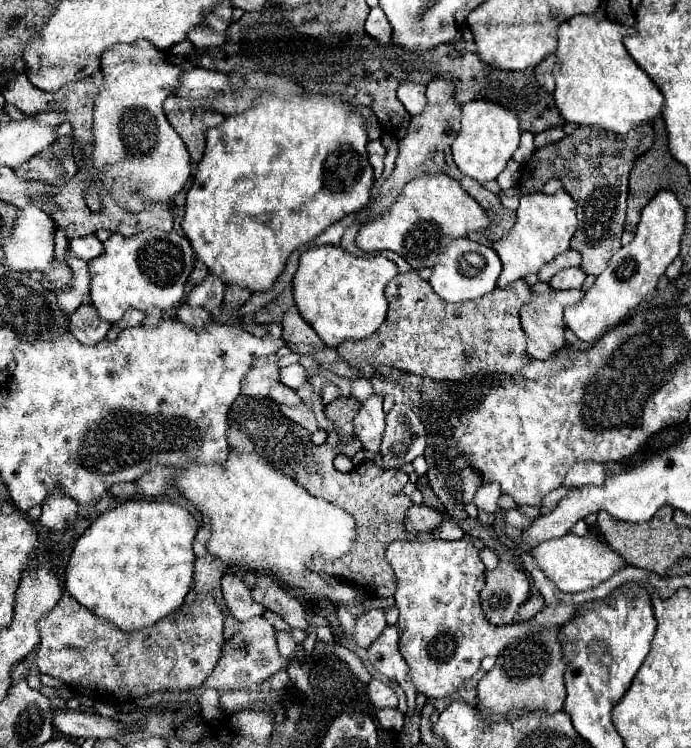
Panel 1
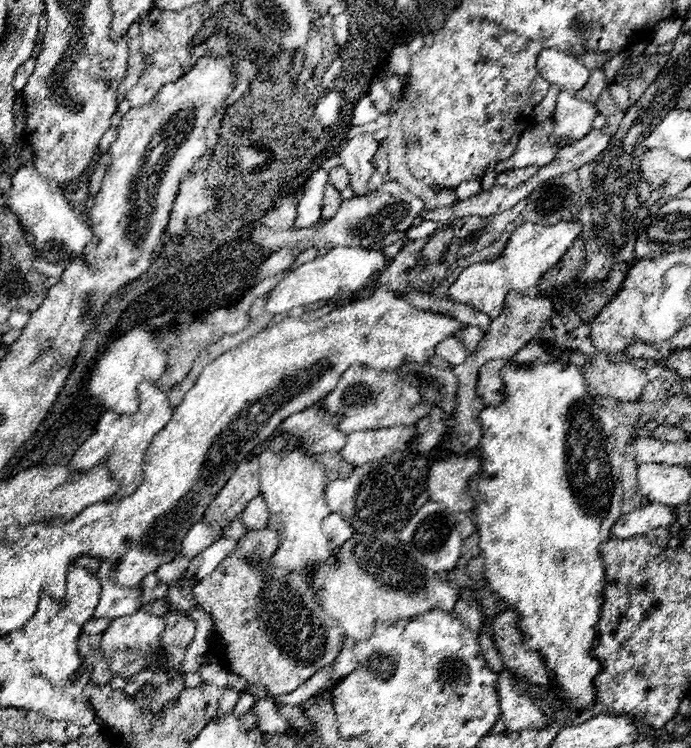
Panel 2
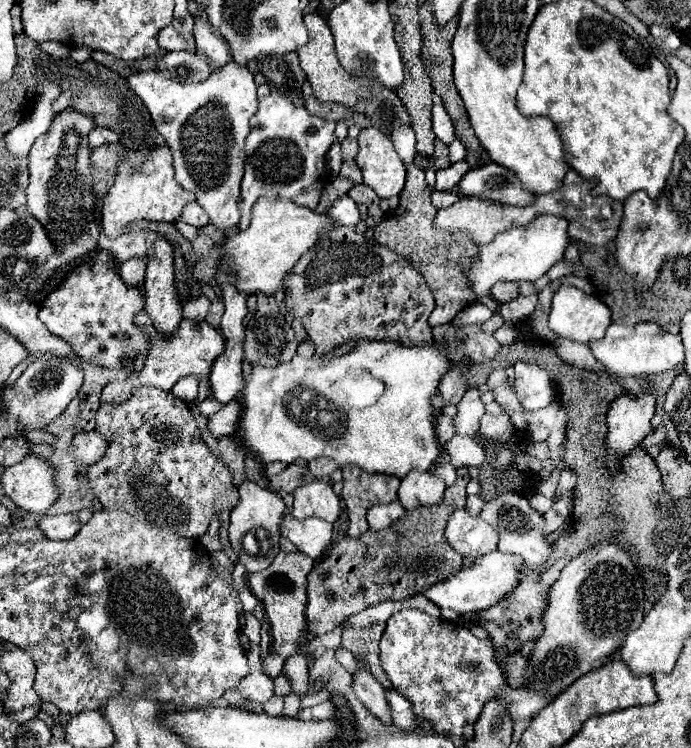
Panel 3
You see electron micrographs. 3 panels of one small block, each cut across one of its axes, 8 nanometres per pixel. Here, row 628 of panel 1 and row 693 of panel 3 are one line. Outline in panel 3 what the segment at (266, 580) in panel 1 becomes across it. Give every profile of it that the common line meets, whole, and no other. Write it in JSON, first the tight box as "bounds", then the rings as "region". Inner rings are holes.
{"bounds":[282,652,308,696],"region":[[[300,652],[290,656],[286,660],[282,672],[290,678],[292,692],[298,692],[300,696],[306,696],[306,688],[308,688],[308,658],[302,656]]]}

